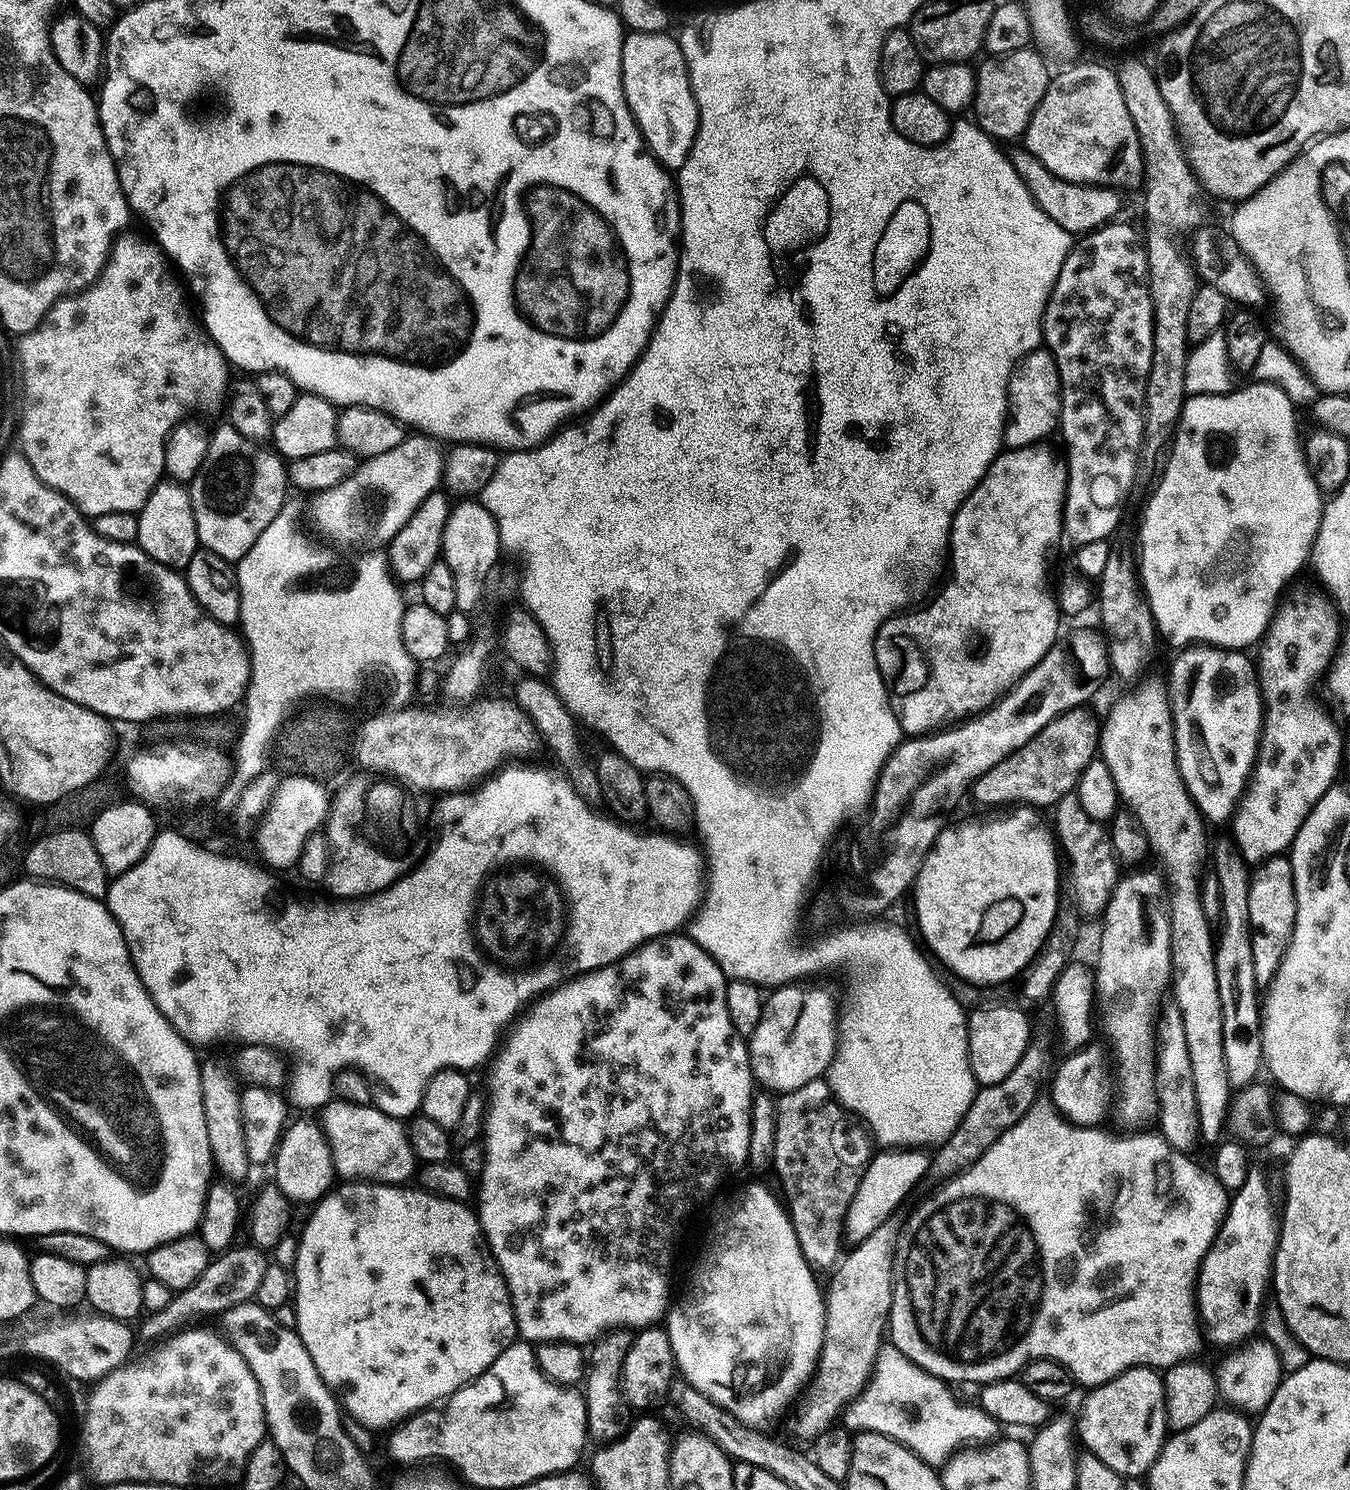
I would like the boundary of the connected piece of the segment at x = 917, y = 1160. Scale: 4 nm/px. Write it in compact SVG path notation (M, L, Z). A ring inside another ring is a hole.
M923 1147L880 1150L873 1155L860 1174L858 1190L854 1202L850 1202L848 1213L844 1216L844 1232L849 1245L863 1242L875 1232L885 1227L887 1220L896 1212L896 1207L912 1192L912 1187L933 1167L933 1157L926 1154Z

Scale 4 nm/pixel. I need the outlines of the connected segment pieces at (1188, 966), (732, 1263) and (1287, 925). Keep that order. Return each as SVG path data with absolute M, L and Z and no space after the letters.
M1163 683L1148 684L1140 693L1137 694L1136 697L1133 698L1133 700L1120 700L1112 709L1109 710L1108 717L1105 718L1104 724L1102 720L1102 727L1098 732L1098 752L1106 762L1106 766L1110 766L1110 774L1114 774L1114 786L1118 790L1123 807L1136 817L1136 821L1140 824L1140 828L1144 832L1144 835L1148 837L1148 843L1151 851L1153 853L1156 851L1157 854L1160 855L1161 862L1164 863L1162 872L1171 888L1167 914L1169 918L1172 919L1172 974L1170 977L1170 992L1172 988L1171 999L1176 1003L1178 1010L1182 1014L1182 1030L1186 1030L1186 1047L1189 1050L1190 1074L1192 1075L1192 1081L1194 1082L1194 1096L1198 1118L1197 1133L1202 1140L1204 1138L1206 1141L1212 1142L1219 1136L1222 1130L1222 1126L1226 1118L1226 1112L1228 1110L1228 1100L1230 1098L1230 1093L1232 1093L1232 1087L1228 1082L1228 1075L1226 1074L1226 1056L1224 1054L1224 1047L1222 1046L1222 1006L1220 1005L1220 999L1218 998L1218 982L1216 981L1216 975L1214 974L1213 960L1214 928L1206 914L1203 913L1202 904L1200 902L1198 875L1196 876L1200 862L1203 858L1205 861L1206 858L1206 848L1204 852L1204 827L1206 826L1202 821L1200 813L1196 811L1196 805L1192 803L1191 798L1188 796L1188 792L1185 791L1184 783L1182 783L1180 778L1180 772L1177 770L1175 744L1172 741L1172 711L1166 699L1166 688Z
M752 1184L741 1194L740 1201L721 1220L713 1222L712 1233L709 1234L708 1241L705 1242L704 1249L701 1250L700 1257L697 1258L696 1265L692 1268L692 1293L682 1297L677 1304L675 1301L666 1313L668 1341L672 1347L674 1364L679 1375L687 1380L690 1386L706 1394L706 1398L714 1401L733 1420L744 1426L757 1426L756 1424L762 1423L763 1420L778 1415L787 1404L788 1408L796 1400L798 1393L808 1384L810 1377L817 1369L817 1360L822 1347L825 1297L822 1295L821 1285L819 1288L815 1278L812 1277L814 1274L810 1265L804 1261L792 1219L788 1216L785 1205L781 1203L778 1196L777 1200L770 1189L763 1188L760 1184Z
M1287 855L1272 856L1251 873L1248 885L1254 974L1260 986L1271 985L1294 930L1296 921L1296 891L1292 877L1292 861Z

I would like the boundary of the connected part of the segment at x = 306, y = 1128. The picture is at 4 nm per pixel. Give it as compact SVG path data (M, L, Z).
M295 1120L285 1127L284 1135L280 1137L280 1147L277 1148L274 1157L274 1183L289 1202L296 1203L297 1200L300 1204L311 1205L328 1195L333 1187L332 1180L337 1179L336 1167L323 1127L317 1121L315 1124L312 1120Z

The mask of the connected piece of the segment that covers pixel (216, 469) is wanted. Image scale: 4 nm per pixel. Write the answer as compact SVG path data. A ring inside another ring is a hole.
M221 423L220 429L208 437L206 458L198 474L190 482L188 497L192 499L194 522L198 530L200 548L209 548L218 558L239 562L258 542L262 530L270 526L275 514L256 514L256 506L248 506L256 484L258 442L246 439L231 424Z

